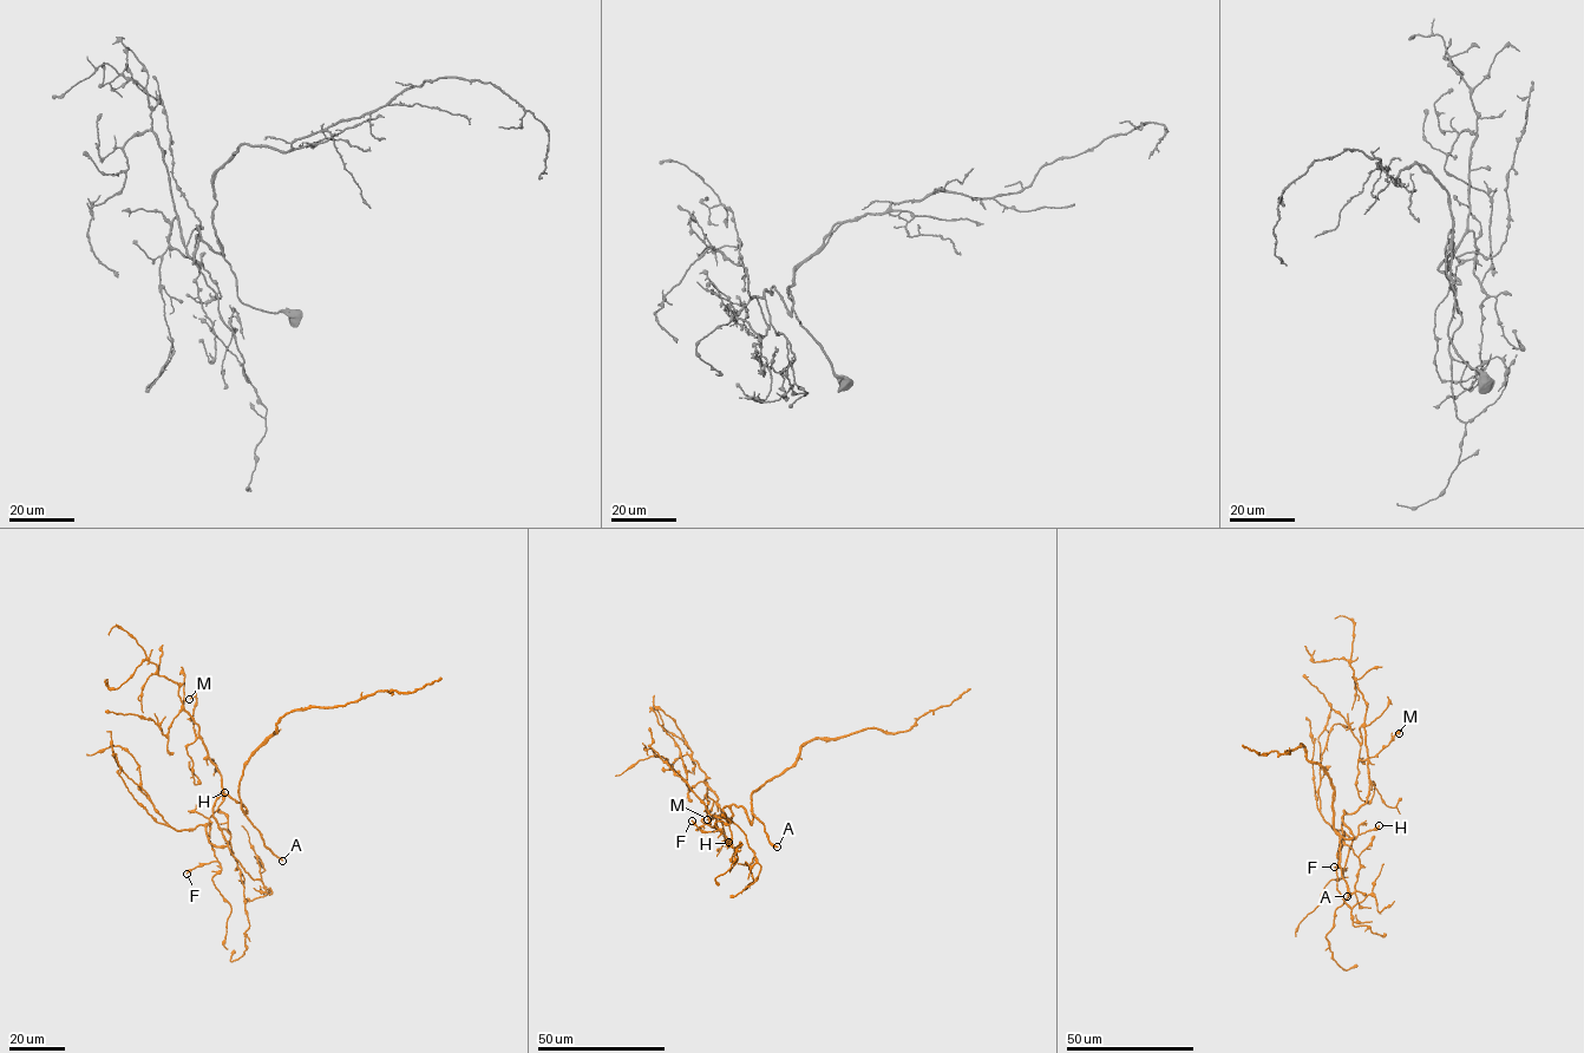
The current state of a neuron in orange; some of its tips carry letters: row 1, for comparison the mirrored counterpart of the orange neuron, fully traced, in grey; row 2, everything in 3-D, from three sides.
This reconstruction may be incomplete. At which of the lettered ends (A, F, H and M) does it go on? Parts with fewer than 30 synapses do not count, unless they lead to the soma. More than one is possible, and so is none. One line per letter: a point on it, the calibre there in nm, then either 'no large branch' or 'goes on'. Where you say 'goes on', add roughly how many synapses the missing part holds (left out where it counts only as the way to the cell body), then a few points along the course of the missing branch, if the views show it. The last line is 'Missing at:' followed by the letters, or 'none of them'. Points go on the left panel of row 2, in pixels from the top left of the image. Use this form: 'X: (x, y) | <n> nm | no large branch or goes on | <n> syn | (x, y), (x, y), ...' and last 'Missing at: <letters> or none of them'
A: (282, 861) | 280 nm | goes on | (282, 861), (306, 872)
F: (187, 874) | 190 nm | no large branch
H: (224, 792) | 180 nm | no large branch
M: (189, 699) | 140 nm | no large branch
Missing at: A

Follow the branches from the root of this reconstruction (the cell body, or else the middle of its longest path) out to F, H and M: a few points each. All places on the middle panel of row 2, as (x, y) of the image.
F: (752, 810), (751, 824), (744, 808), (724, 808), (732, 822), (714, 815), (718, 831), (701, 830), (692, 821)
H: (752, 810), (751, 824), (740, 806), (724, 808), (725, 817), (732, 822), (714, 815), (715, 829), (728, 842)
M: (752, 810), (751, 824), (744, 808), (732, 804), (730, 821), (715, 802), (709, 812), (714, 817), (707, 819)

